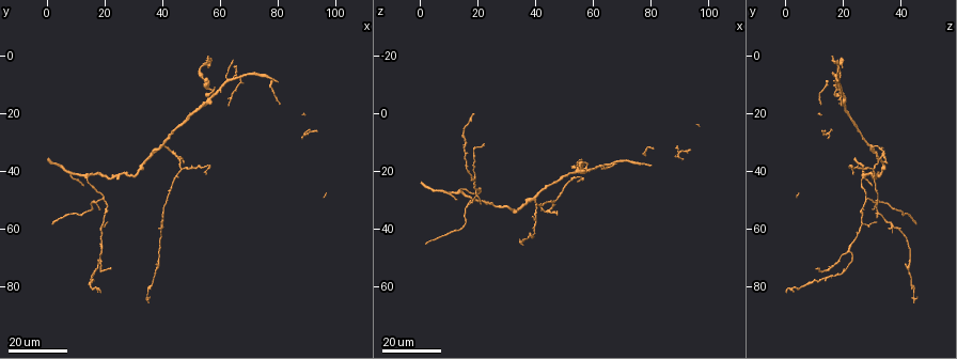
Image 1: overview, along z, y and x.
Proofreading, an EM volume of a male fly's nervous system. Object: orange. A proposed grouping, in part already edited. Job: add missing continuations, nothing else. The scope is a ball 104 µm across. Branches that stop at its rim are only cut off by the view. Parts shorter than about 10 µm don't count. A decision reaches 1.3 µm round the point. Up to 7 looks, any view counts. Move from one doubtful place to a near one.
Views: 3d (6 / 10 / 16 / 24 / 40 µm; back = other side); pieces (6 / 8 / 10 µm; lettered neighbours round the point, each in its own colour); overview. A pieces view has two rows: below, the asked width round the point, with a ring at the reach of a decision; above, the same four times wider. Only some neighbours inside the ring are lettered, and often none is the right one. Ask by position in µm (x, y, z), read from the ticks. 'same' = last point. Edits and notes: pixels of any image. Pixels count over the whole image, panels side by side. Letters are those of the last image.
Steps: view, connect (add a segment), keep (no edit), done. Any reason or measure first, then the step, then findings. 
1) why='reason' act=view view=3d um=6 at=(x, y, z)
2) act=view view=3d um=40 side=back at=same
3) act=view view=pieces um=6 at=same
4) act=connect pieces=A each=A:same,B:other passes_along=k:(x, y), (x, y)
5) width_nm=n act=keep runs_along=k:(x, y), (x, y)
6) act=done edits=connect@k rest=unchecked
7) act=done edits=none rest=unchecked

why='thin end' act=view view=3d um=24 at=(64, 17, 19)

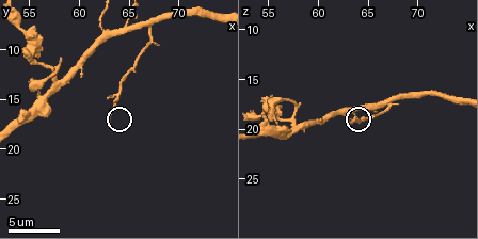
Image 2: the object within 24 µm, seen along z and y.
act=view view=pieces um=8 at=(62.8, 17.2, 19.2)

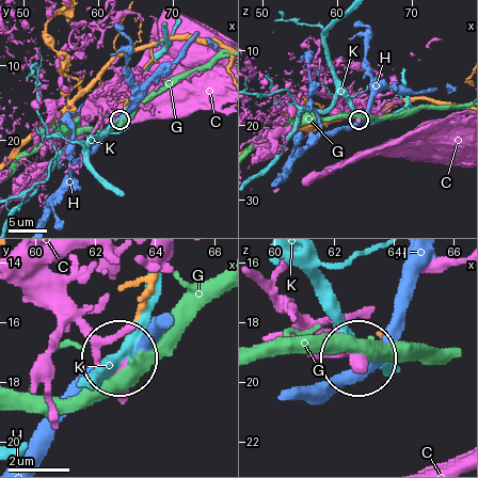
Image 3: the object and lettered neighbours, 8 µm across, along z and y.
act=keep each=C:other,G:other,H:other,K:other found='no lettered segment goes on from it'

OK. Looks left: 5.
why='free end' act=view view=3d um=24 at=(47, 37, 36)

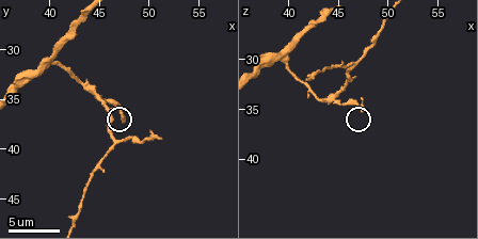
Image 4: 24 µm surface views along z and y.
why='see the neighbours' act=view view=pieces um=8 at=(47.4, 37.2, 34.8)

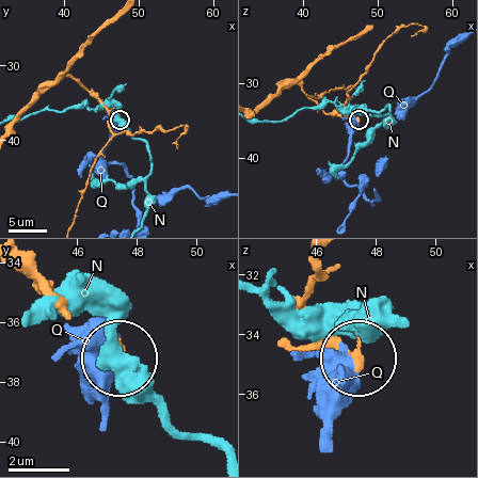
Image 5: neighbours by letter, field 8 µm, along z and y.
act=keep each=N:other,Q:other found='none of them fits'

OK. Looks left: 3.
act=view view=3d um=24 at=(13, 44, 30)

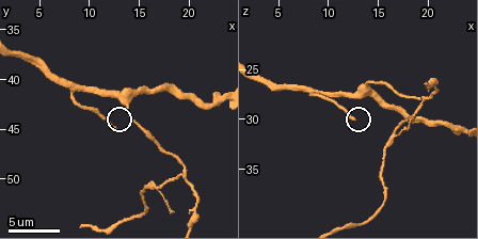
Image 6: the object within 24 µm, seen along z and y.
why='what lies round it' act=view view=pieces um=10 at=(12.8, 45.0, 30.0)

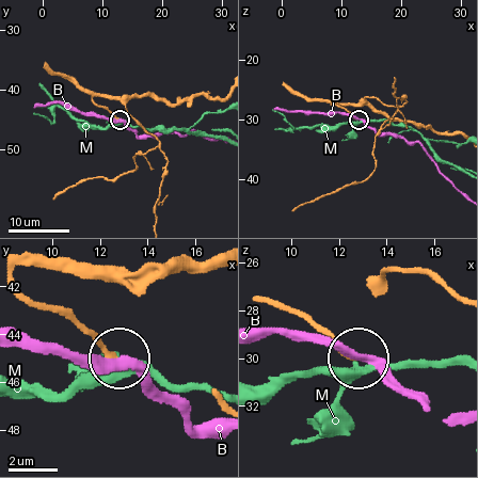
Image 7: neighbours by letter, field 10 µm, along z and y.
act=keep each=B:other,M:other runs_along=7:(272, 304), (303, 312), (356, 355) found='none of them fits'

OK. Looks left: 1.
act=done edits=none rest=unchecked

